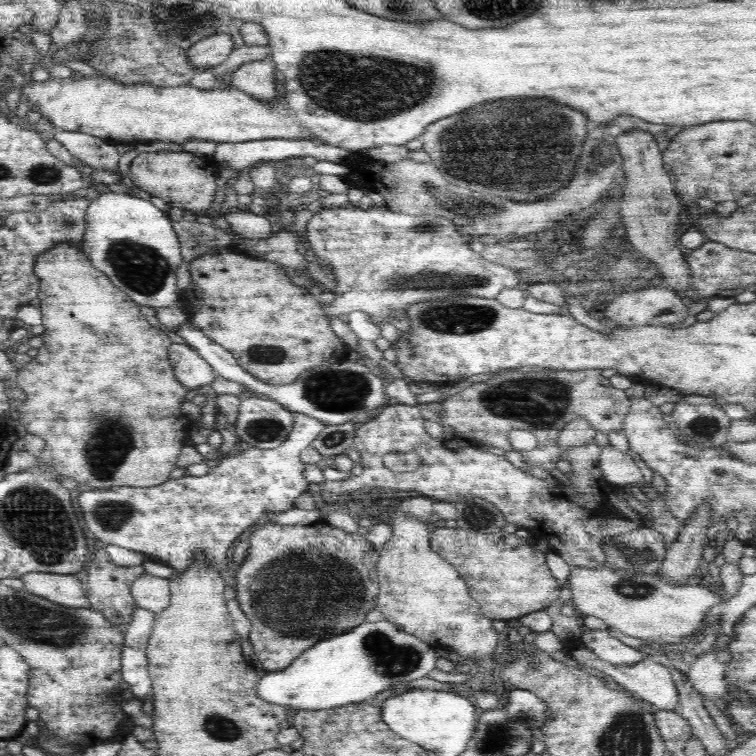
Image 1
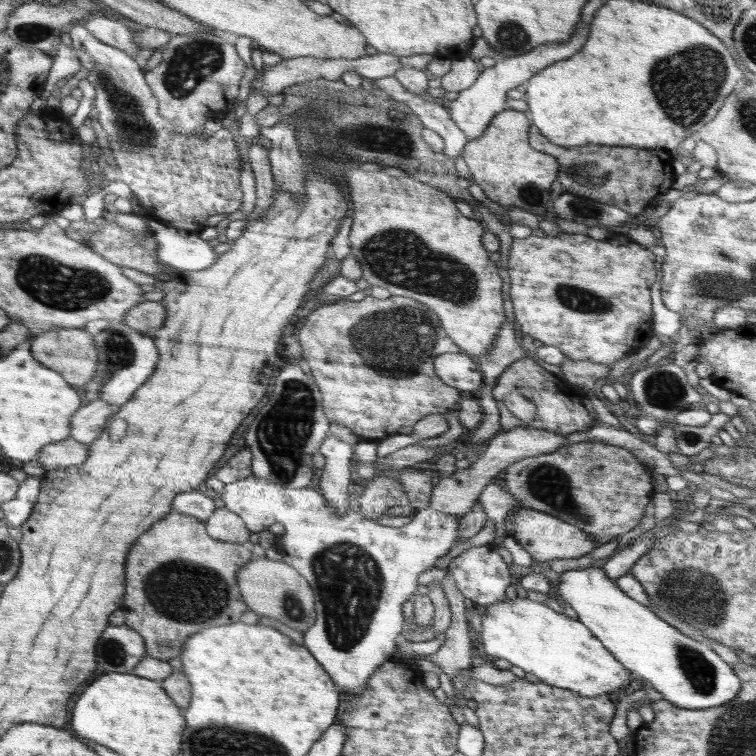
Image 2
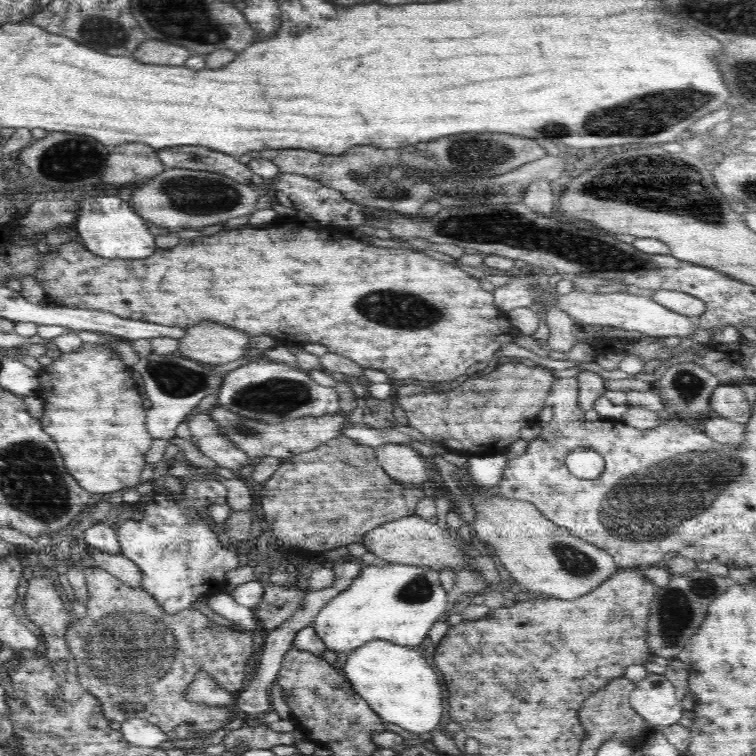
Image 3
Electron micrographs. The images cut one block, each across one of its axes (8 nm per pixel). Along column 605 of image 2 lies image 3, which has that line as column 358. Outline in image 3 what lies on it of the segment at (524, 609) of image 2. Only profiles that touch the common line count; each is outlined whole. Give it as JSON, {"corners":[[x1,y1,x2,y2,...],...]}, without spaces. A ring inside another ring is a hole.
{"corners":[[384,640,366,642,347,654,343,675,354,692,386,722,398,724,416,734,432,732,445,722,442,718,446,714,442,703,444,694,441,694,441,682,438,681,439,674,434,672,414,647]]}

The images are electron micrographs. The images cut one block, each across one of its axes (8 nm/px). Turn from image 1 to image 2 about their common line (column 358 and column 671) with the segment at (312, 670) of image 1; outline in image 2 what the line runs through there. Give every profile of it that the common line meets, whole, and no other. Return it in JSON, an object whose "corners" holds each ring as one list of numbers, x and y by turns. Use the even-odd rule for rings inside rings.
{"corners":[[601,568,568,570,560,575,560,598,576,611,579,622,636,677,652,684,666,701,690,710,713,710,731,701,741,689,735,671,706,643,674,630,652,609,631,599]]}

